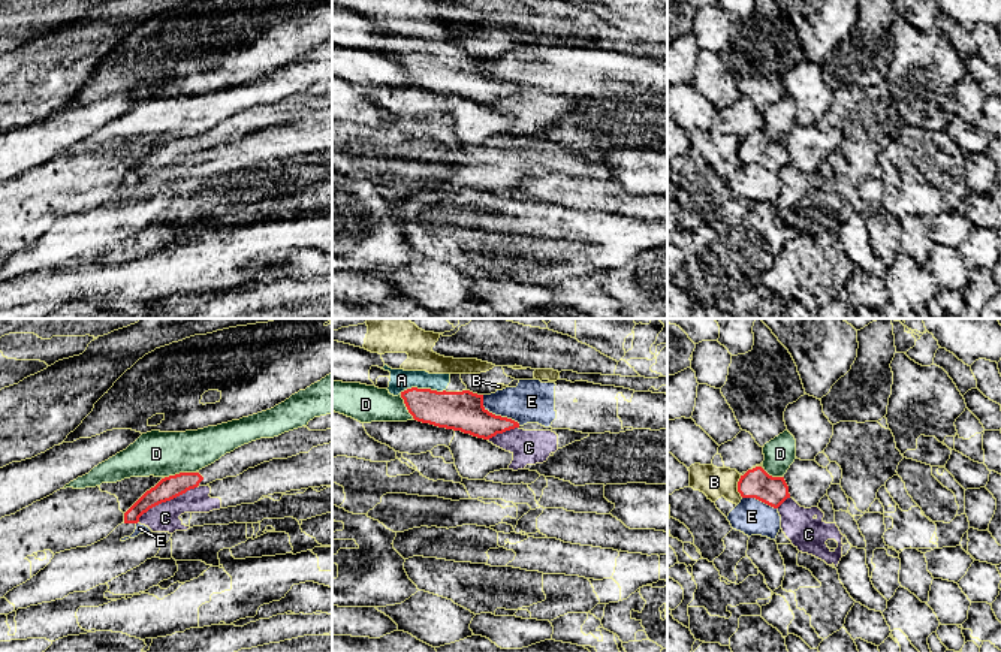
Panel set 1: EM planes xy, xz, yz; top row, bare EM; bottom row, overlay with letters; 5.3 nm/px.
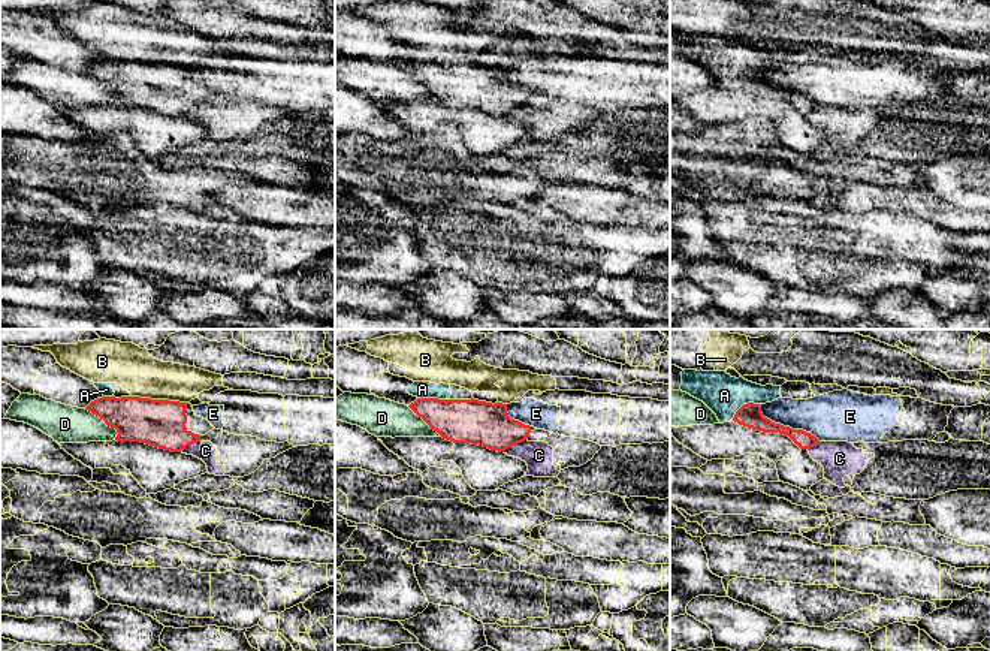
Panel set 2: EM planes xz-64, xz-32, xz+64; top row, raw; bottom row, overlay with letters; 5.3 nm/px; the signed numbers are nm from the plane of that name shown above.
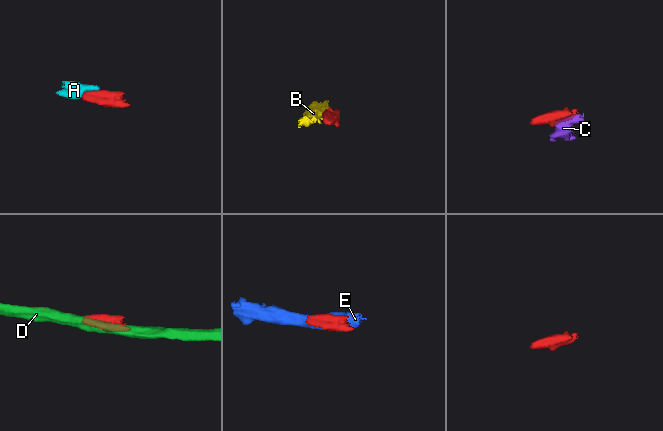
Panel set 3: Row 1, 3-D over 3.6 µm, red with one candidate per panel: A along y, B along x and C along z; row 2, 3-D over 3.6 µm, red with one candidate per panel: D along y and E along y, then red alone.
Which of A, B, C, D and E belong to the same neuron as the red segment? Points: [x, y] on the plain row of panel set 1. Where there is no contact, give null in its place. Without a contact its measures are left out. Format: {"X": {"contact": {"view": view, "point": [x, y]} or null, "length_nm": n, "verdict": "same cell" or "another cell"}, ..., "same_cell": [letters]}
{"A": {"contact": {"view": "xz", "point": [422, 54]}, "length_nm": 240, "verdict": "same cell"}, "B": {"contact": {"view": "yz", "point": [738, 151]}, "length_nm": 120, "verdict": "another cell"}, "C": {"contact": {"view": "xy", "point": [166, 165]}, "length_nm": 380, "verdict": "another cell"}, "D": {"contact": {"view": "xy", "point": [180, 138]}, "length_nm": 170, "verdict": "another cell"}, "E": {"contact": {"view": "xz", "point": [497, 81]}, "length_nm": 260, "verdict": "another cell"}, "same_cell": ["A"]}

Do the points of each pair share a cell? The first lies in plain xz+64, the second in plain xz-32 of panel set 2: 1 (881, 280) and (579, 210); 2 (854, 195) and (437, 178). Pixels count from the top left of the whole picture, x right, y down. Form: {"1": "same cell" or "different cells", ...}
{"1": "different cells", "2": "different cells"}

